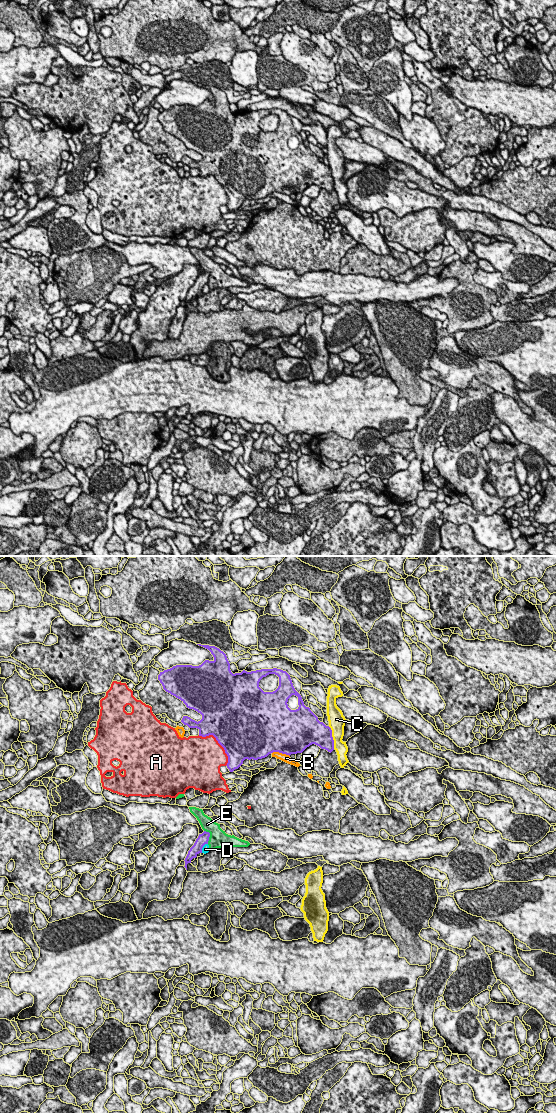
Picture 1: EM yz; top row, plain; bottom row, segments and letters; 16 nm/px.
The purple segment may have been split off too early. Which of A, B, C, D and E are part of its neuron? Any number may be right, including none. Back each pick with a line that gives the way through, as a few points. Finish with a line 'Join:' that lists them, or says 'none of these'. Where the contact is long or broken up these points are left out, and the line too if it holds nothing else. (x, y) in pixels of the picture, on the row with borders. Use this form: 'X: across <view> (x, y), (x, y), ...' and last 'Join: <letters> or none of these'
Join: none of these

